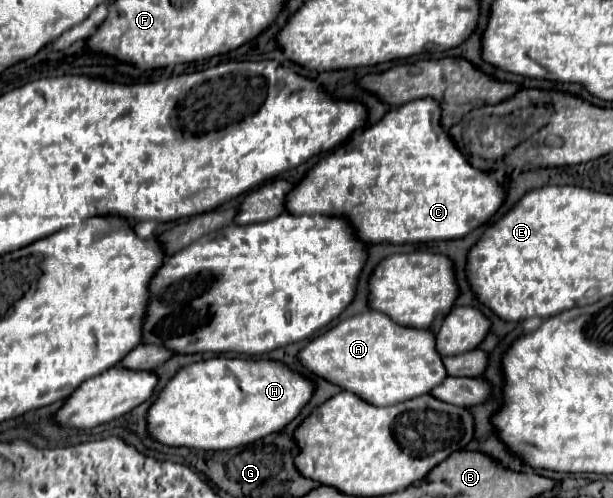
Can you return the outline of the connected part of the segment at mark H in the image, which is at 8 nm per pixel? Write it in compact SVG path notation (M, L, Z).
M215 356L183 366L147 410L147 432L171 448L229 450L289 424L313 396L313 382L281 362Z

